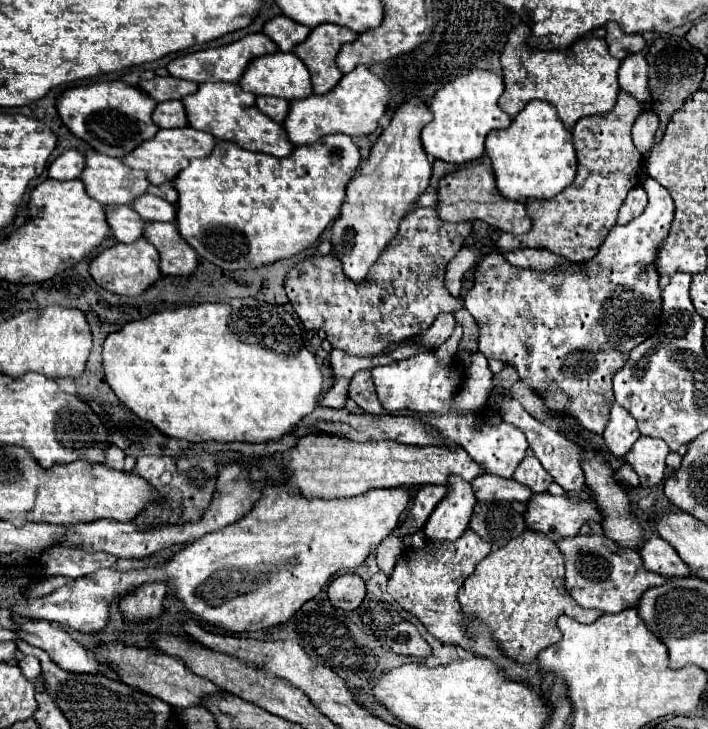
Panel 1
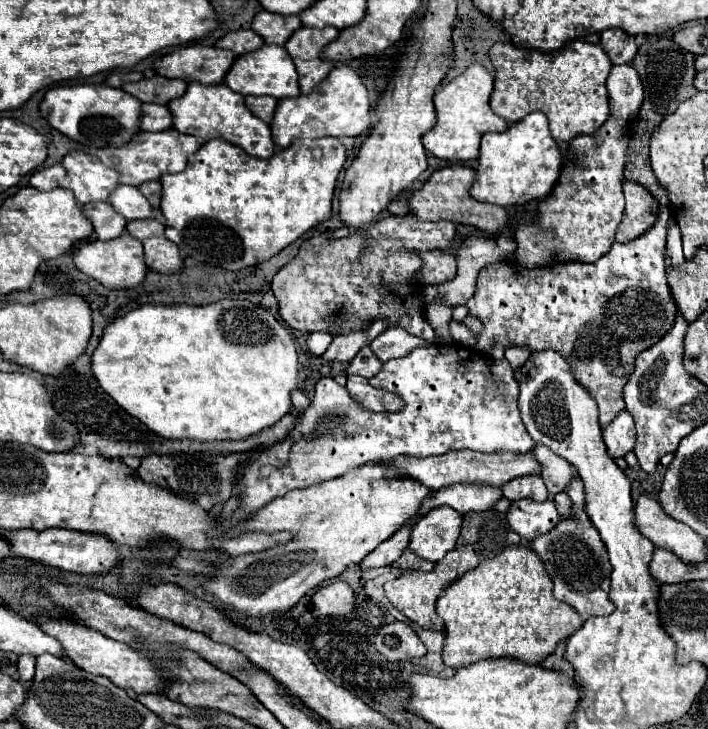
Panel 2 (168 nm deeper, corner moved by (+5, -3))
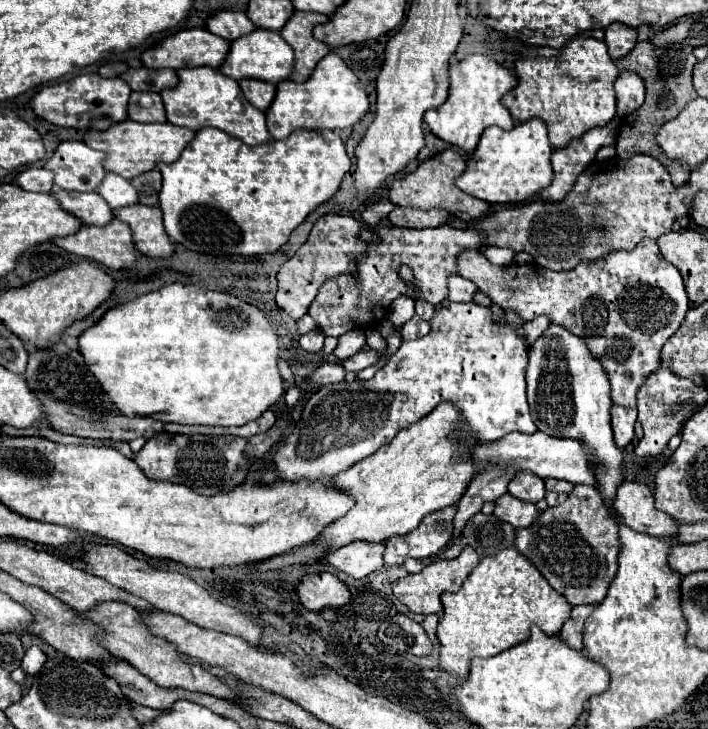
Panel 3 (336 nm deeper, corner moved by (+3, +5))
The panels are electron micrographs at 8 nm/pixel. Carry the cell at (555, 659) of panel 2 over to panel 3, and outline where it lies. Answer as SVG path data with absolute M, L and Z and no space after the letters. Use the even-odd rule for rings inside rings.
M574 606L572 608L570 618L566 620L566 624L560 630L560 640L566 642L570 648L582 650L582 628L592 610L594 606Z

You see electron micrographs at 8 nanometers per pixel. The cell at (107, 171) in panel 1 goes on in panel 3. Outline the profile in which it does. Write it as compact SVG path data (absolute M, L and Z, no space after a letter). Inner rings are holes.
M66 140L60 142L54 156L46 162L46 168L56 172L54 184L62 190L92 192L106 176L102 160L104 154L92 150L84 142Z

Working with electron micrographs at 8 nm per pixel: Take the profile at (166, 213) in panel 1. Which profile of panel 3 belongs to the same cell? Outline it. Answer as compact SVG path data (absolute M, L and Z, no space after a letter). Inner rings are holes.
M110 172L106 174L98 192L108 202L108 206L112 206L112 210L132 206L132 204L138 202L136 188L130 184L130 180L124 180L124 178L120 178L116 174L110 174Z

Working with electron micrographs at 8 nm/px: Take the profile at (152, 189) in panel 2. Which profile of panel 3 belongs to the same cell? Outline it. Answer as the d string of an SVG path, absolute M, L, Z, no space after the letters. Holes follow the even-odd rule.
M154 168L150 172L144 172L136 178L132 178L130 182L138 190L138 196L140 196L142 204L158 206L158 194L160 194L160 188L162 188L162 176L160 176L158 168Z

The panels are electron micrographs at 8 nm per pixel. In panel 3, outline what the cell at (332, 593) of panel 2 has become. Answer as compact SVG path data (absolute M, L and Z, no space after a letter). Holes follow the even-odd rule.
M314 574L304 578L296 594L306 610L320 612L324 608L344 608L350 602L350 590L334 574Z

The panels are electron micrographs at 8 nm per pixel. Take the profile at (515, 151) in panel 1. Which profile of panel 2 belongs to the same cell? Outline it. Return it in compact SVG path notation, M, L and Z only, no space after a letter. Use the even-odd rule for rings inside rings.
M532 112L506 132L488 132L482 136L476 180L470 188L472 198L498 206L520 206L548 196L560 174L560 148L550 136L548 118Z

